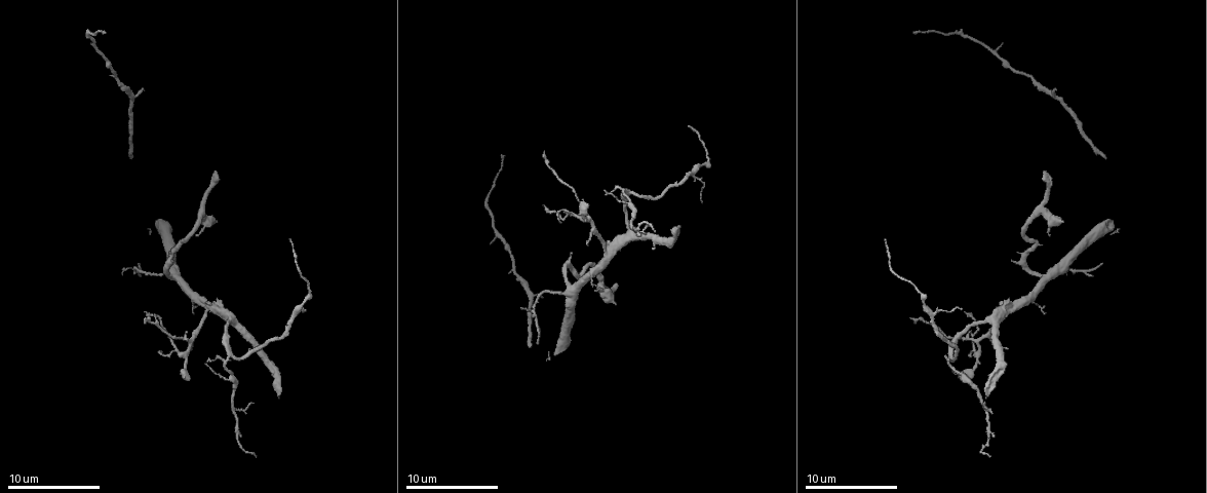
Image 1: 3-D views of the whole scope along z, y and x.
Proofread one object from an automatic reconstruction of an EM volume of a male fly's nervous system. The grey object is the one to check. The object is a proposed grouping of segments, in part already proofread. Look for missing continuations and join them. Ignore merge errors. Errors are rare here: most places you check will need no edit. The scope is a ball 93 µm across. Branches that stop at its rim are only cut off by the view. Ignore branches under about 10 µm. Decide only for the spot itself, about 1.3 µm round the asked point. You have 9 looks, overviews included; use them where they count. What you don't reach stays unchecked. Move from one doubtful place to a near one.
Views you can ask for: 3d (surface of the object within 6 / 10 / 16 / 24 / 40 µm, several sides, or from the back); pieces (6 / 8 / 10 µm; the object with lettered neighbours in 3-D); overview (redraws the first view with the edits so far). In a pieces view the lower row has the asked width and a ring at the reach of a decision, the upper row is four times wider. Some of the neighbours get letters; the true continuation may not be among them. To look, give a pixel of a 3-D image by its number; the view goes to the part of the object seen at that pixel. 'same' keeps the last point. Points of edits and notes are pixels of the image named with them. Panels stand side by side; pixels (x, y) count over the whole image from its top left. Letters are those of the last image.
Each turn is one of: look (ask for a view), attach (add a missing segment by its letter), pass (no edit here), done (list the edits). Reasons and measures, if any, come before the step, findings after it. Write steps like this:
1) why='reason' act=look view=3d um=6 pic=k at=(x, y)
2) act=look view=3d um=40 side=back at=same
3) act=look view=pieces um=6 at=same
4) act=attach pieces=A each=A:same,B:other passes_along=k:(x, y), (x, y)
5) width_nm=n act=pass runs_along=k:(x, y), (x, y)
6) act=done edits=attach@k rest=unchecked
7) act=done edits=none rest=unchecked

why='free end' act=look view=pieces um=6 pic=1 at=(584, 201)

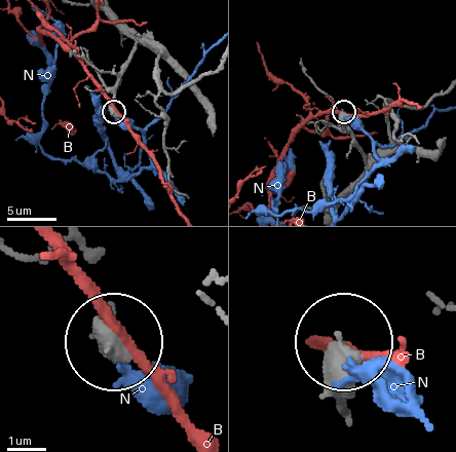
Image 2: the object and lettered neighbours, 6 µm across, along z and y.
act=pass each=B:other,N:other runs_along=2:(345, 408), (342, 343) found='none of them fits'

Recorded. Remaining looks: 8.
why='long arm stops here' act=look view=pieces um=10 pic=1 at=(909, 319)

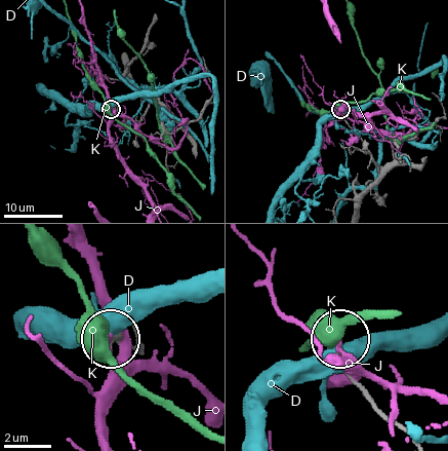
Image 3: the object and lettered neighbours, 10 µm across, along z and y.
act=pass each=D:other,J:other,K:other found='no lettered segment goes on from it'

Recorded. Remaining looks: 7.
act=look view=3d um=6 pic=1 at=(147, 313)

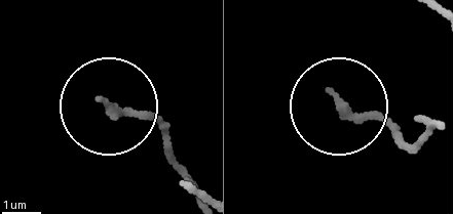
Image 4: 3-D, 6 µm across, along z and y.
why='what lies round it' act=look view=pieces um=10 pic=4 at=(333, 99)

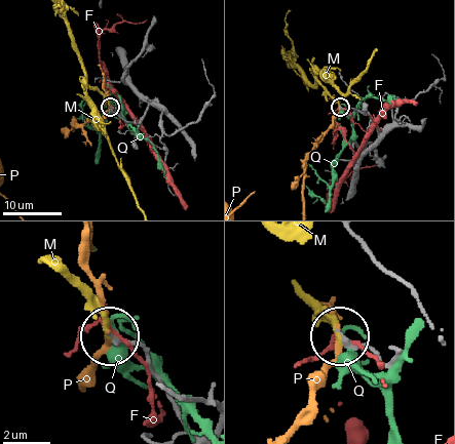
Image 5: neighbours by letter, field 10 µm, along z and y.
act=pass each=F:other,M:other,P:other,Q:other found='no lettered segment goes on from it'

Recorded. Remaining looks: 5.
why='free end' act=look view=3d um=6 pic=1 at=(571, 254)

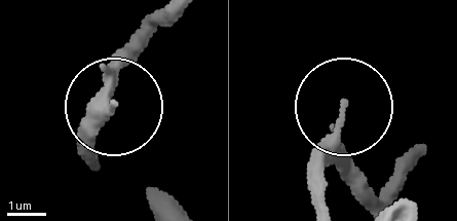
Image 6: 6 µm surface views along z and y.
act=look view=pieces um=6 pic=6 at=(342, 102)

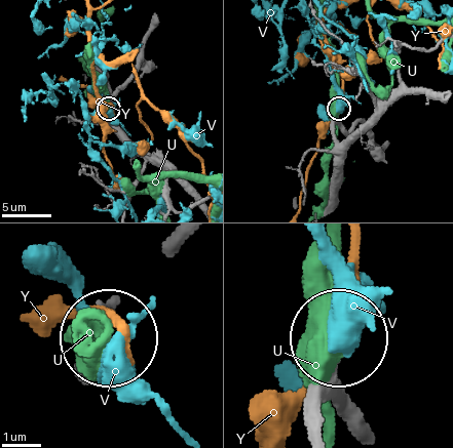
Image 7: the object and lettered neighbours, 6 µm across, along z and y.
act=pass each=U:other,V:other,Y:other found='none of them fits'

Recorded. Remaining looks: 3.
act=done edits=none rest=unchecked

